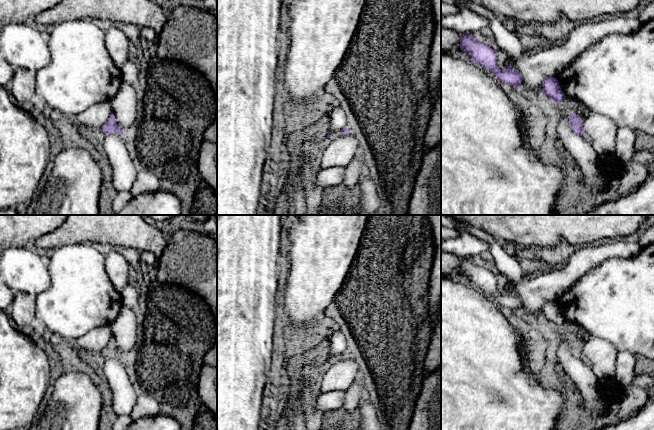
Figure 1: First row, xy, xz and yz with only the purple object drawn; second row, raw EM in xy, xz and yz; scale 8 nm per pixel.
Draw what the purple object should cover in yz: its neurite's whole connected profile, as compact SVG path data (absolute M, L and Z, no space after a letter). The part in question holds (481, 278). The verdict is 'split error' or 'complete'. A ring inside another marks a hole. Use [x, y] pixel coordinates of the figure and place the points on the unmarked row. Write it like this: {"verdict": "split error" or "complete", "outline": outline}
{"verdict": "complete", "outline": "M463 258L460 264L460 272L467 277L474 287L486 294L492 295L500 305L507 309L520 312L522 307L521 298L508 288L507 294L500 294L497 290L497 277L486 268L481 267L472 259Z"}

